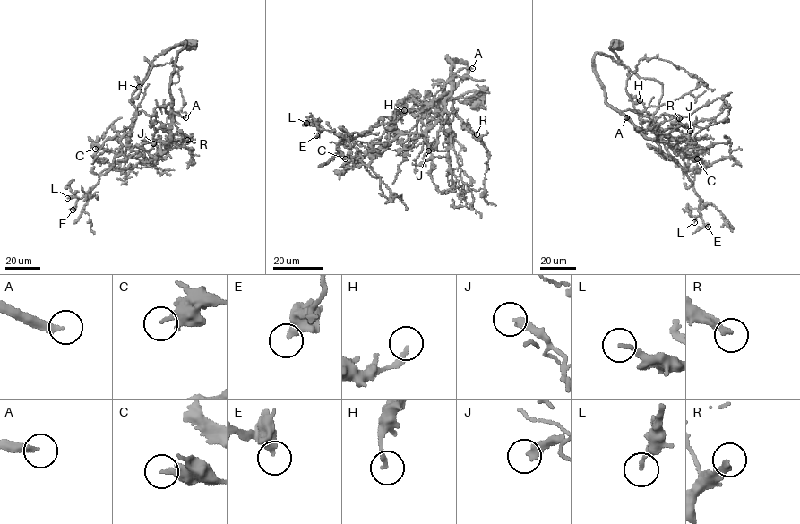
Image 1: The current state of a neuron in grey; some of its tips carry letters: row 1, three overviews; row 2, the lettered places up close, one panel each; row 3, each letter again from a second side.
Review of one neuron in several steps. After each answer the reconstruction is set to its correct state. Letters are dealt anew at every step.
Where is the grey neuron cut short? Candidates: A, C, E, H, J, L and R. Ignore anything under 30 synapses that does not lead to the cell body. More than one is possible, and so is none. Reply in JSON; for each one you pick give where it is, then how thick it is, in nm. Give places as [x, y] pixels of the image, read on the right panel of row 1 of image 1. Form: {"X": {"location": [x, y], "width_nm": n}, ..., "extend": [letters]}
{"A": {"location": [626, 117], "width_nm": 280}, "L": {"location": [694, 222], "width_nm": 180}, "R": {"location": [679, 118], "width_nm": 280}, "extend": ["A", "L", "R"]}

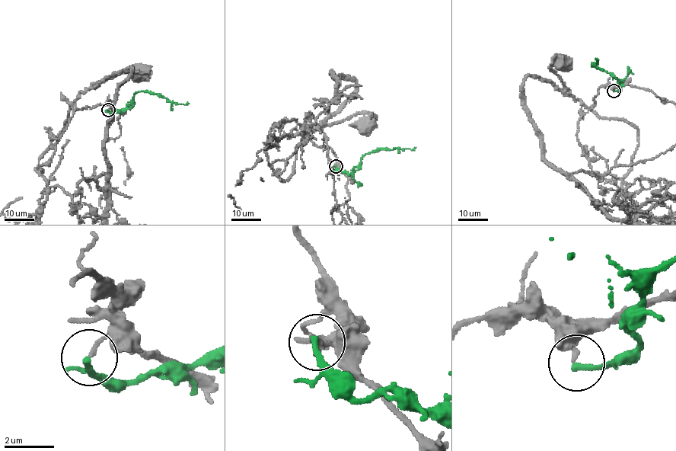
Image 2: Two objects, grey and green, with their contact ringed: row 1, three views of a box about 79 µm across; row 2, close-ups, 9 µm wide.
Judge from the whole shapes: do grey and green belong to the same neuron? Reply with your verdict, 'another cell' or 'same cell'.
another cell

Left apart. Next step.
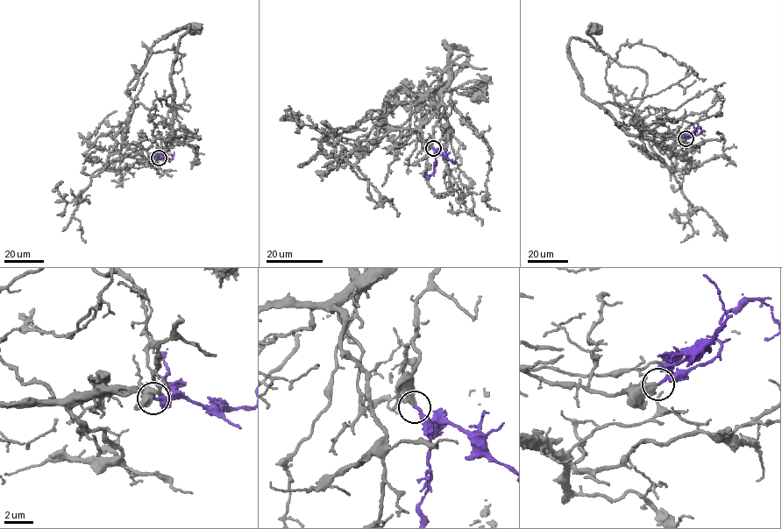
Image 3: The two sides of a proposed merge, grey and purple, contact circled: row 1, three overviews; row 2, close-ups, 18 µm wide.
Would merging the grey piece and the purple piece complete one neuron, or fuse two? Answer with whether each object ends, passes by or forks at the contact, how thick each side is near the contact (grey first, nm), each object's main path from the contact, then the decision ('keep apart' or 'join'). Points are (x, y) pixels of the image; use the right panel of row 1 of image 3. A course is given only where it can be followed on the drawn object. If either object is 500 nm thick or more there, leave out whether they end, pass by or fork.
grey ends there; purple ends there; 480 nm thick on the grey side, 240 nm on the other; grey runs (686, 138), (629, 135), (584, 95), (569, 40), (579, 38), (600, 49), (587, 32), (595, 28); purple runs (686, 138), (693, 136), (693, 130), (699, 127), (702, 130), (700, 132); join

